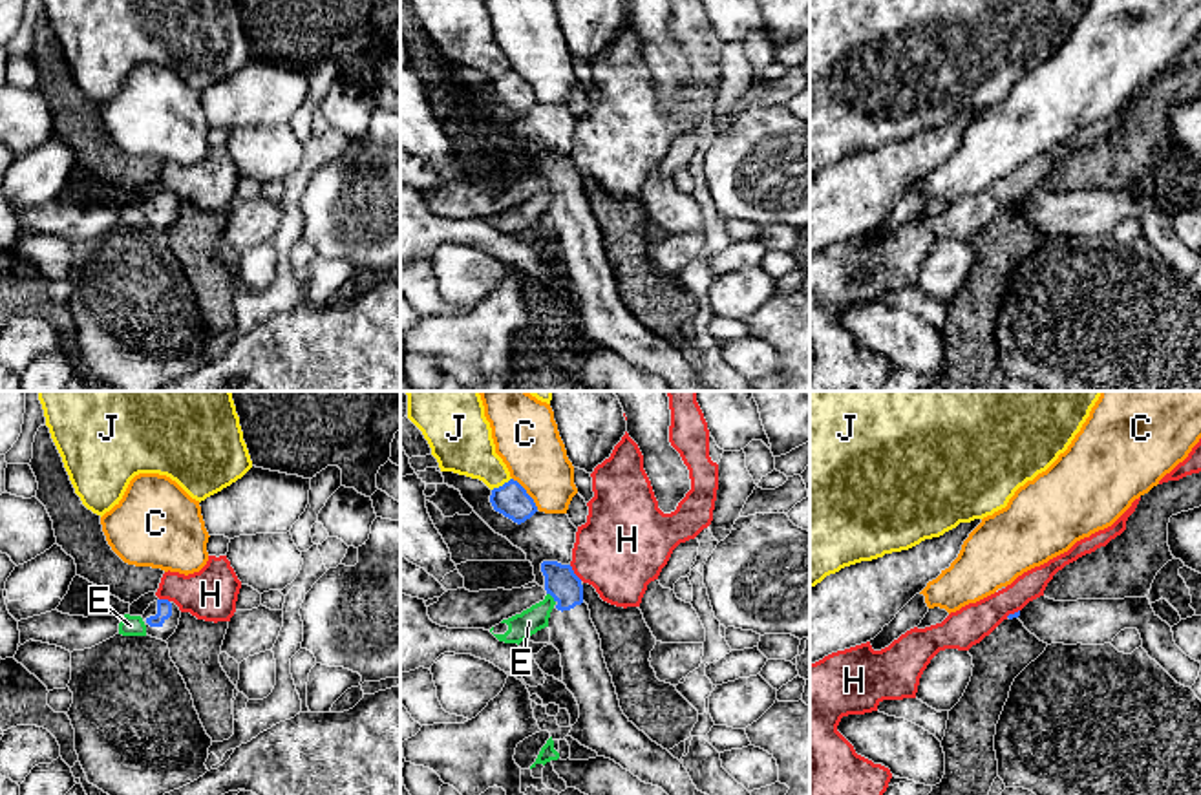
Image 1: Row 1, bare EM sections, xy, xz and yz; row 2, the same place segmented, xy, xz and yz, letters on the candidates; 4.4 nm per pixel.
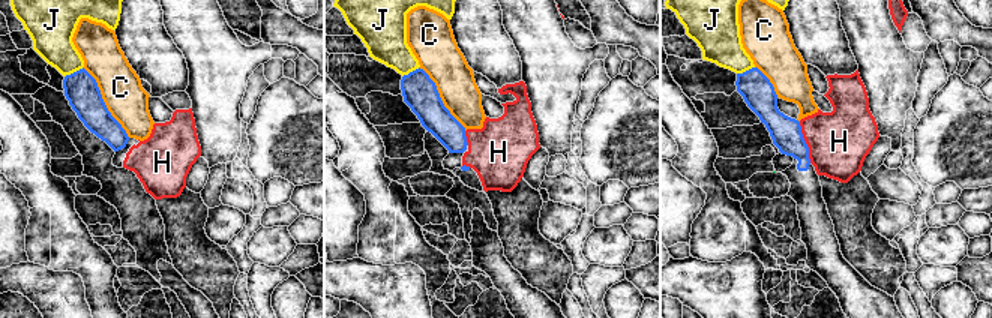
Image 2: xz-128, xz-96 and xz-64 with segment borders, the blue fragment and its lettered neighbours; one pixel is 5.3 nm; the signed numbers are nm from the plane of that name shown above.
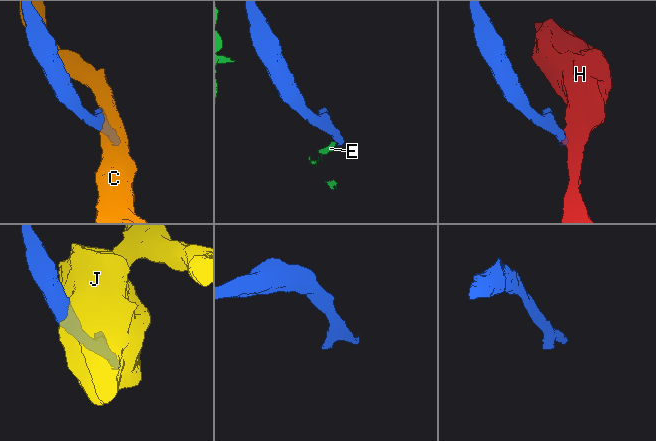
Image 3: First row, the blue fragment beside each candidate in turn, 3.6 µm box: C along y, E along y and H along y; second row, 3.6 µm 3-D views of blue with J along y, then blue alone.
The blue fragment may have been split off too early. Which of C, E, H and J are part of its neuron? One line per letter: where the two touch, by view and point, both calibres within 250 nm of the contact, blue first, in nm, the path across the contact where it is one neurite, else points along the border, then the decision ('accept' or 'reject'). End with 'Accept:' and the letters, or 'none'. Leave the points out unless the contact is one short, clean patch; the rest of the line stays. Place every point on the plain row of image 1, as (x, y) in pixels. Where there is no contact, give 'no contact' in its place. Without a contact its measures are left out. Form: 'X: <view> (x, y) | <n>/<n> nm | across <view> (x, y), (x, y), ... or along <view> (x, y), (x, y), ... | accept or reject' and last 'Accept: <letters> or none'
C: xz (527, 84) | 150/280 nm | reject
E: xz (552, 187) | 150/110 nm | along xz (547, 183), (554, 192) | reject
H: xz (573, 163) | 150/400 nm | along xz (569, 156), (582, 170) | reject
J: xz (503, 75) | 150/260 nm | reject
Accept: none

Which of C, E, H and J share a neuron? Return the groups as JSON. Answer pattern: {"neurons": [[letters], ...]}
{"neurons": [["C"], ["E"], ["H"], ["J"]]}

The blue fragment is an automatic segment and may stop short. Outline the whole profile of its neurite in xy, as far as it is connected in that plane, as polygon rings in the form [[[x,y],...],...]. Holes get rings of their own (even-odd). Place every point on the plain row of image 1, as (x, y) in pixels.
[[[157,190],[143,205],[146,225],[166,232],[177,219],[181,201],[174,192]]]

